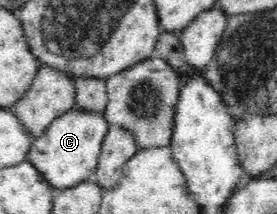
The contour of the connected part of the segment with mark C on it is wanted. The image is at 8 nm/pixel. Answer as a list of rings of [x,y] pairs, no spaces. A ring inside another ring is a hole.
[[[80,108],[67,111],[50,123],[41,136],[32,140],[27,160],[53,190],[65,190],[88,180],[94,182],[102,143],[109,127],[104,112],[88,112]]]

